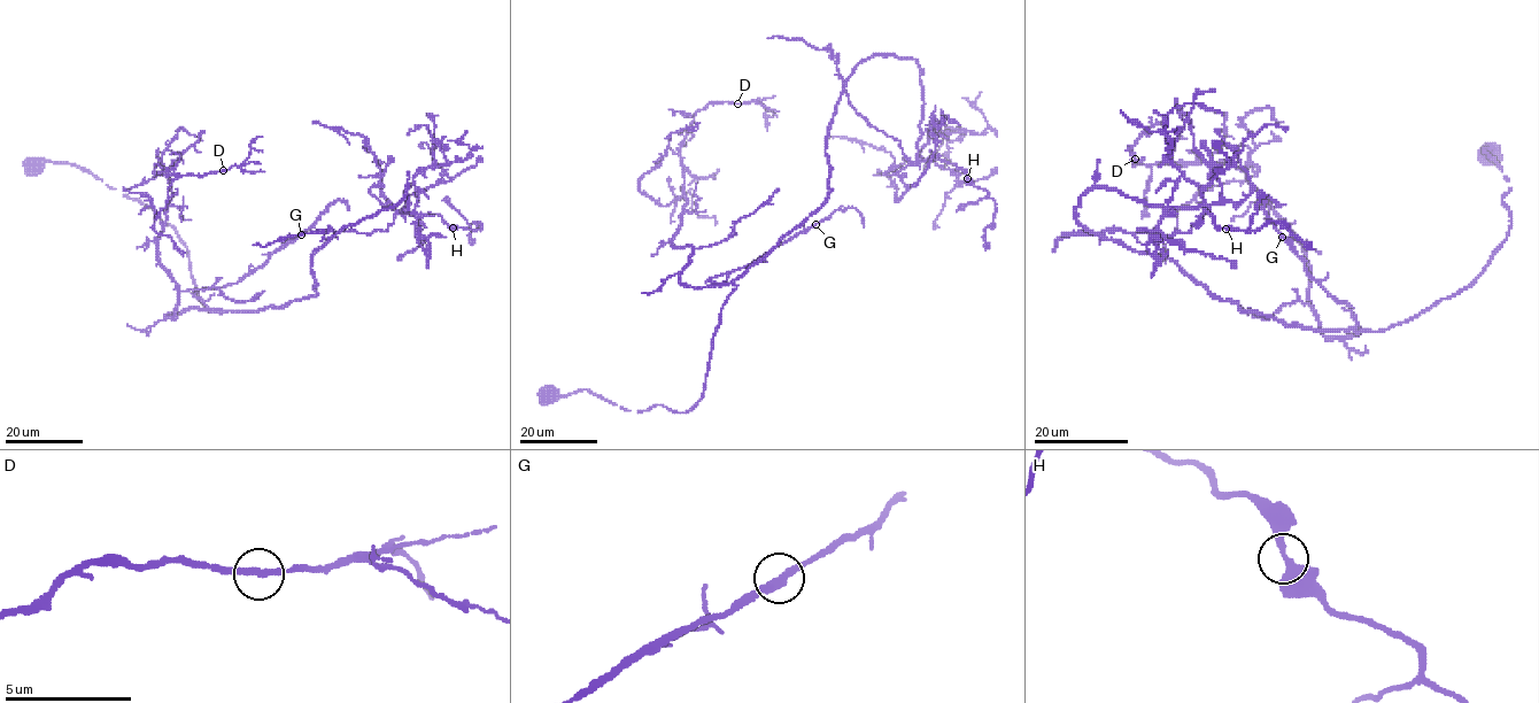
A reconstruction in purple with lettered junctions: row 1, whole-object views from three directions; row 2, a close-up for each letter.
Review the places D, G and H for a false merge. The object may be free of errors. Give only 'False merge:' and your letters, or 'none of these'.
False merge: none of these

